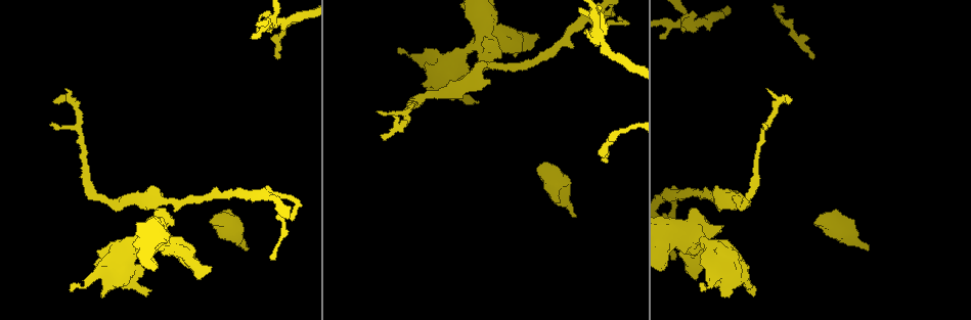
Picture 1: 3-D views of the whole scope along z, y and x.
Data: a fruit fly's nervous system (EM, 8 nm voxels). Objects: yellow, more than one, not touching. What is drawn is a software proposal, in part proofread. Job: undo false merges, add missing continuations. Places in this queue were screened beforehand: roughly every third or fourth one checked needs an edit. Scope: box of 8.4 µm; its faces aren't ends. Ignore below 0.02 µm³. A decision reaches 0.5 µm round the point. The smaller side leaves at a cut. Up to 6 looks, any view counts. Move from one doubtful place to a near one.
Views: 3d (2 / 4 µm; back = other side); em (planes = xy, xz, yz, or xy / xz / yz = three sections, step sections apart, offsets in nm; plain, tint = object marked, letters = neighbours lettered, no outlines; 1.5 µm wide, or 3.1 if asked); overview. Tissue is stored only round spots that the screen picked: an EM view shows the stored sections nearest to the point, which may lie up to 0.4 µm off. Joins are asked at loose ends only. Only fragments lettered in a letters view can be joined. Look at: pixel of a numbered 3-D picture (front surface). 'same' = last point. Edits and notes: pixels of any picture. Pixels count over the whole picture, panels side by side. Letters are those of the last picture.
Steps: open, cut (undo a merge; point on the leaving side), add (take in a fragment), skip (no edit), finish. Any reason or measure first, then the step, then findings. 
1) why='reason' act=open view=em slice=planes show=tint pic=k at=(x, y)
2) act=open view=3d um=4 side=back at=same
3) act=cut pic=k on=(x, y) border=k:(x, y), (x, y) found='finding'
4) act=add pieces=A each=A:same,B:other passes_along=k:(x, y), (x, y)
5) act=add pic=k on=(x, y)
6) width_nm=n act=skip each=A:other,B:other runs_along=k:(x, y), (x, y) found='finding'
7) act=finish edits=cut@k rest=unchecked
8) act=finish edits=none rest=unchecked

why='branch stops here' act=open view=em slice=yz step=4 show=tint pic=1 at=(690, 269)

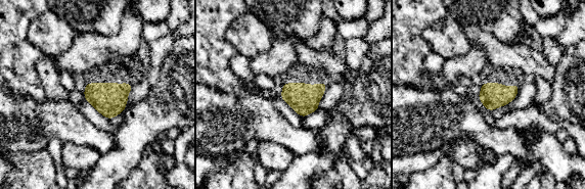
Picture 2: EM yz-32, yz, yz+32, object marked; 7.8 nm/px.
why='cut it another way' act=open view=em slice=planes show=tint at=same

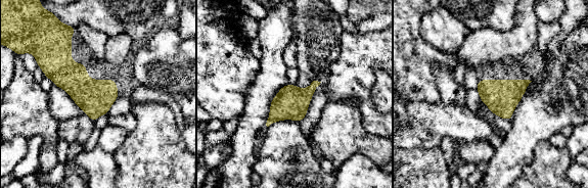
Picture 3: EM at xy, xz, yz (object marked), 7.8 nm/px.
act=open view=em slice=planes show=letters at=same

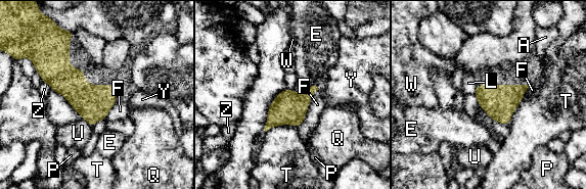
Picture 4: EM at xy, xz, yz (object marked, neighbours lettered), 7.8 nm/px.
act=skip each=A:other,E:other,F:other,L:other,P:other,Q:other,T:other,U:other,W:other,Y:other,Z:other border=4:(477, 85), (474, 93) found='none of them fits'

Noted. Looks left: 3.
why='an open end' act=open view=em slice=planes show=plain pic=1 at=(266, 191)

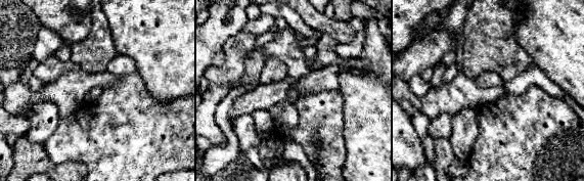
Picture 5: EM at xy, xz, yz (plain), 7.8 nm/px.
why='see the neighbours' act=open view=em slice=planes show=letters at=same

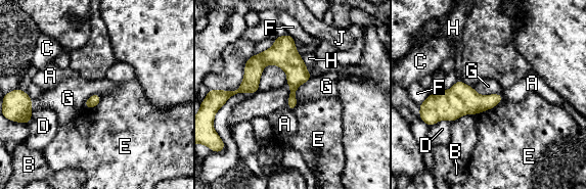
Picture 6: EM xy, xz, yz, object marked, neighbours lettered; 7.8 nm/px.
act=skip each=A:other,B:other,C:other,D:other,E:other,F:other,G:other,H:other,J:other found='no lettered fragment goes on from it'

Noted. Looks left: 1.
why='branch stops here' act=open view=em slice=planes show=letters pic=1 at=(691, 209)

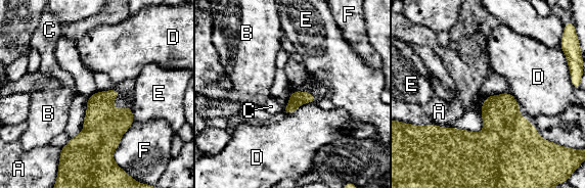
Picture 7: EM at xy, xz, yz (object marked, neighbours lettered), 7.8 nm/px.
longest_contact=F:360nm act=skip each=A:other,B:other,C:other,D:other,E:other,F:other border=7:(315, 101), (303, 103), (286, 114) found='no lettered fragment goes on from it'

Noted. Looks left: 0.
act=finish edits=none rest=unchecked

